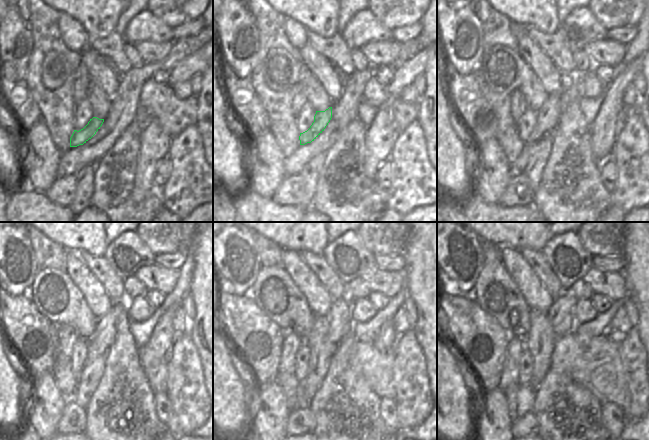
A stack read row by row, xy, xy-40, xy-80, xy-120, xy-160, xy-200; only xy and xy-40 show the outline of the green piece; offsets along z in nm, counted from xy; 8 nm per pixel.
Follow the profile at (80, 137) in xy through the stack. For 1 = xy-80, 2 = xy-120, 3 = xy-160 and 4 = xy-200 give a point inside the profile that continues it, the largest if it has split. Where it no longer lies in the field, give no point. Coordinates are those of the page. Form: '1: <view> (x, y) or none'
1: xy-80 (549, 114)
2: xy-120 (104, 336)
3: xy-160 (338, 318)
4: xy-200 (561, 314)

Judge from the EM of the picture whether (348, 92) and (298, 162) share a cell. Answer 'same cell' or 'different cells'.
same cell

